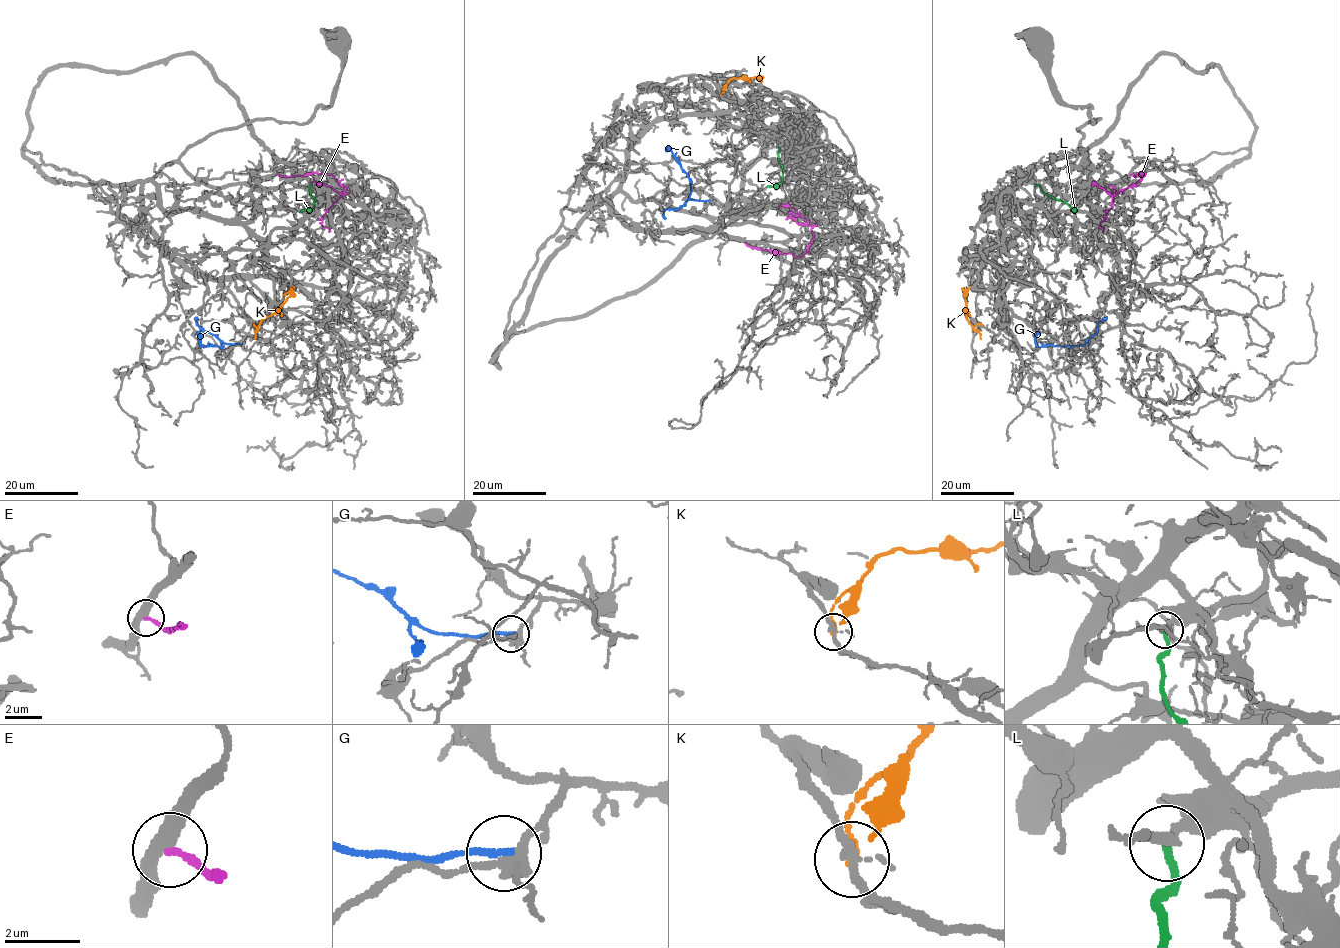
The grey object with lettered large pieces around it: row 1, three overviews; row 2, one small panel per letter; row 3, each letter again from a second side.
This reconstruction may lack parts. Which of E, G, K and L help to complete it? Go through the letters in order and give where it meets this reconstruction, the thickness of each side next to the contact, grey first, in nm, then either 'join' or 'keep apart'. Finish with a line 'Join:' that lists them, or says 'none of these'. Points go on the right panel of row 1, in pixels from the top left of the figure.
E: (1130, 174) | 440/220 nm | keep apart
G: (1088, 343) | 280/170 nm | keep apart
K: (982, 325) | 200/120 nm | join
L: (1035, 184) | 280/200 nm | keep apart
Join: K

